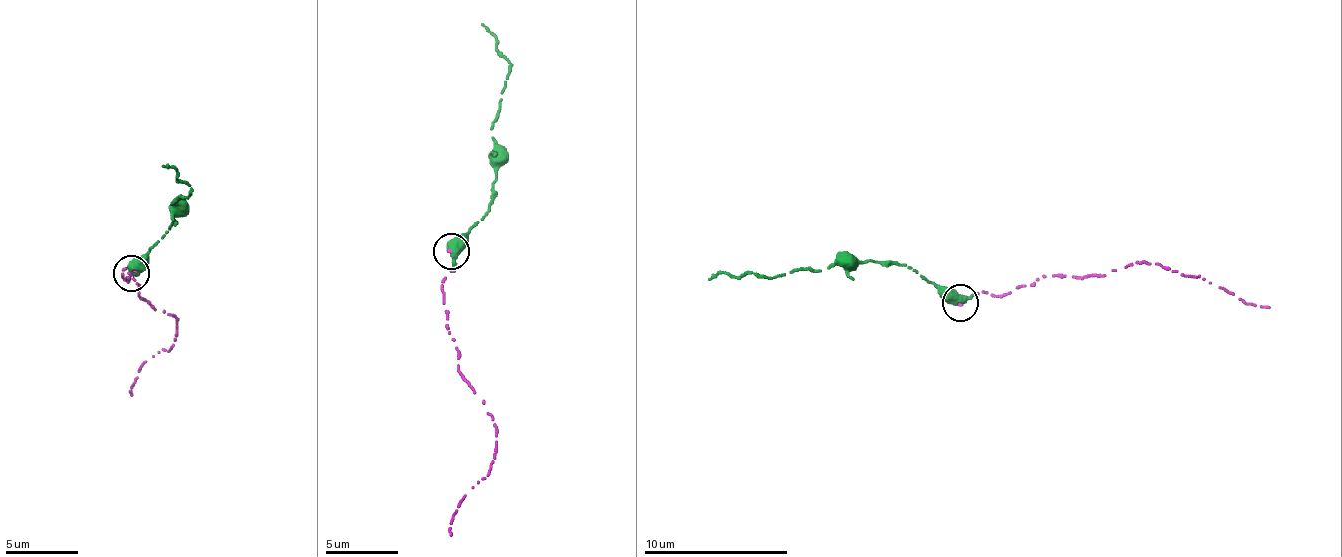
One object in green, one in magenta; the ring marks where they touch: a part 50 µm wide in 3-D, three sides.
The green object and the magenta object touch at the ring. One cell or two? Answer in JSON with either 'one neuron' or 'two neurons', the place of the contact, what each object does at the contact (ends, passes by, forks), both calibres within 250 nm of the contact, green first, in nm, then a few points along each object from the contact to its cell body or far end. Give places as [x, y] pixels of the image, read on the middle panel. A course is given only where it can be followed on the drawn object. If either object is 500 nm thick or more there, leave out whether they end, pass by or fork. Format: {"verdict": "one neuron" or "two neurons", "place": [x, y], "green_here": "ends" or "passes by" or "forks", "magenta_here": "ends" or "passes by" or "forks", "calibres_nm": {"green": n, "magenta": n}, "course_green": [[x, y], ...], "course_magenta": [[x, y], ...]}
{"verdict": "one neuron", "place": [451, 251], "green_here": "passes by", "magenta_here": "ends", "calibres_nm": {"green": 420, "magenta": 140}, "course_green": [[452, 250], [455, 237], [484, 216], [495, 181], [491, 123], [510, 62], [495, 47], [495, 35], [481, 25]], "course_magenta": [[448, 250], [455, 266], [441, 291], [459, 374], [484, 399], [495, 424], [491, 470], [452, 515], [452, 537]]}

